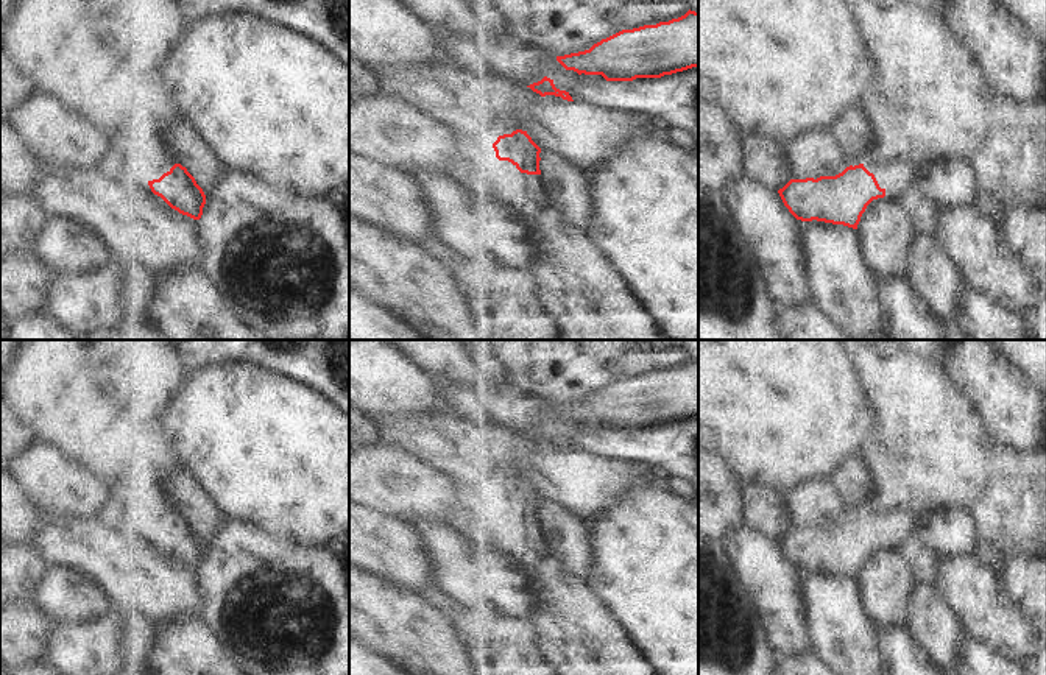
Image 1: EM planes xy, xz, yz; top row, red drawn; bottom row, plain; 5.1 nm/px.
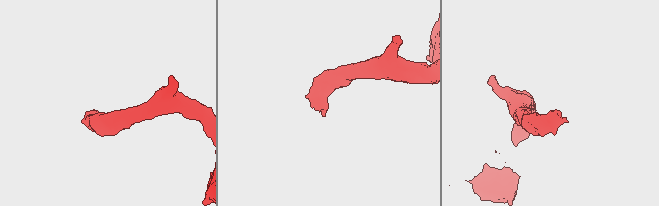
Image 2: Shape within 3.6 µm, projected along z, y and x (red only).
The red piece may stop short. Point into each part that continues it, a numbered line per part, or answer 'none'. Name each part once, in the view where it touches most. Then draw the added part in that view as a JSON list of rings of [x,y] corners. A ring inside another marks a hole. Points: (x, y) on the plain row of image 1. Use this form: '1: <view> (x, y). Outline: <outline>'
1: yz (928, 445). Outline: [[[881,340],[848,354],[848,360],[857,377],[885,377],[881,394],[867,394],[873,424],[865,435],[864,460],[870,471],[871,491],[893,491],[895,505],[884,508],[867,502],[864,516],[875,524],[881,538],[892,538],[885,546],[898,547],[887,513],[903,516],[907,536],[921,511],[945,504],[966,508],[968,499],[988,479],[987,455],[991,440],[979,413],[956,388],[940,359],[909,351],[896,340]]]

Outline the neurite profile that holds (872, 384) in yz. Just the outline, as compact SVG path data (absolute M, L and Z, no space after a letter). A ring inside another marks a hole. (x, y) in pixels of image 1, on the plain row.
M862 376L859 377L867 394L881 394L884 376Z

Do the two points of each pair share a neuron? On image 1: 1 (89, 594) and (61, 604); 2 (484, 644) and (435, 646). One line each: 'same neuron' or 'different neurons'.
1: same neuron
2: different neurons

